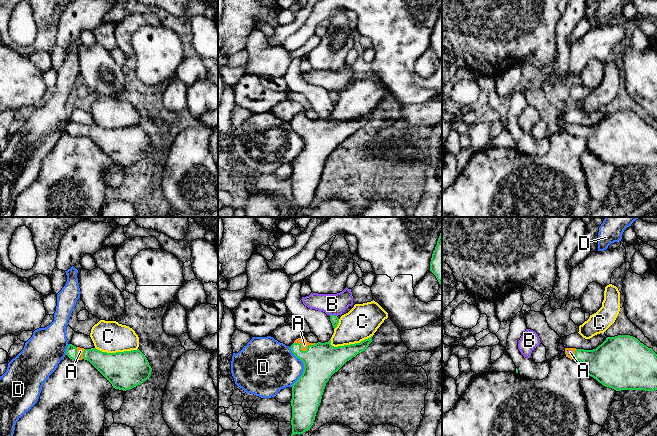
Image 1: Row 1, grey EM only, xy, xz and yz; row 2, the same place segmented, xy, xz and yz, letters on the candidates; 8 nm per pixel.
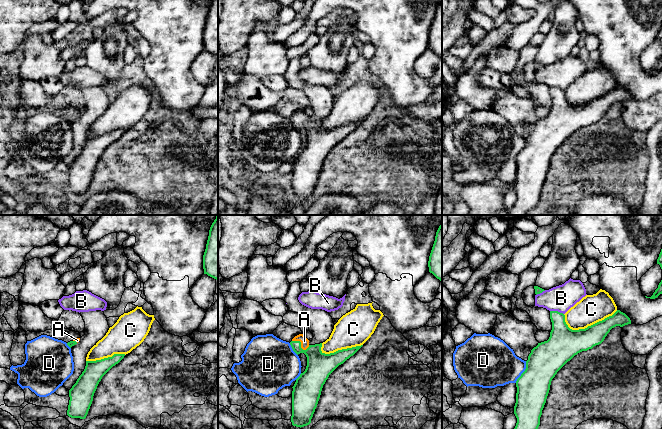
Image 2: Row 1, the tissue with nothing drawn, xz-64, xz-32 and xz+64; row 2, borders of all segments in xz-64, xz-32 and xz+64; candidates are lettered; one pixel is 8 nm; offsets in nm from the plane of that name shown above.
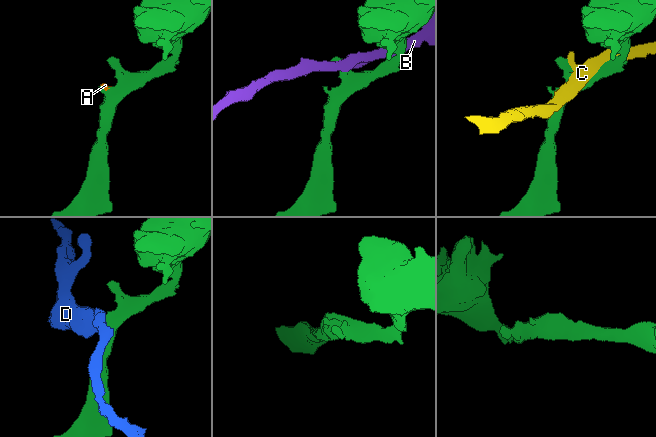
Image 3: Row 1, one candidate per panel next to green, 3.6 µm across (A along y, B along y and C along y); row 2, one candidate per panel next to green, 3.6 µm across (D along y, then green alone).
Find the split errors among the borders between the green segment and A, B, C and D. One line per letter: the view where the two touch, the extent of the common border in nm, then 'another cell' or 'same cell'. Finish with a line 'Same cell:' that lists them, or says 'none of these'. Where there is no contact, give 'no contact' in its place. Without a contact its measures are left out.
A: xz | 180 nm | same cell
B: xz | 60 nm | another cell
C: xz | 360 nm | another cell
D: xz | 320 nm | another cell
Same cell: A

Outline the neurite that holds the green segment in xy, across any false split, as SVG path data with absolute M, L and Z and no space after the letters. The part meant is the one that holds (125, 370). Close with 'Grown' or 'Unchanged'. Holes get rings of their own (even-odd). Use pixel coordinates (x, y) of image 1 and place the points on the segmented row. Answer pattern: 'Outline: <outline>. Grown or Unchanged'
Outline: M69 344L66 355L72 360L89 361L113 388L123 391L142 384L152 371L147 358L139 349L107 353L96 348L84 349Z. Grown

